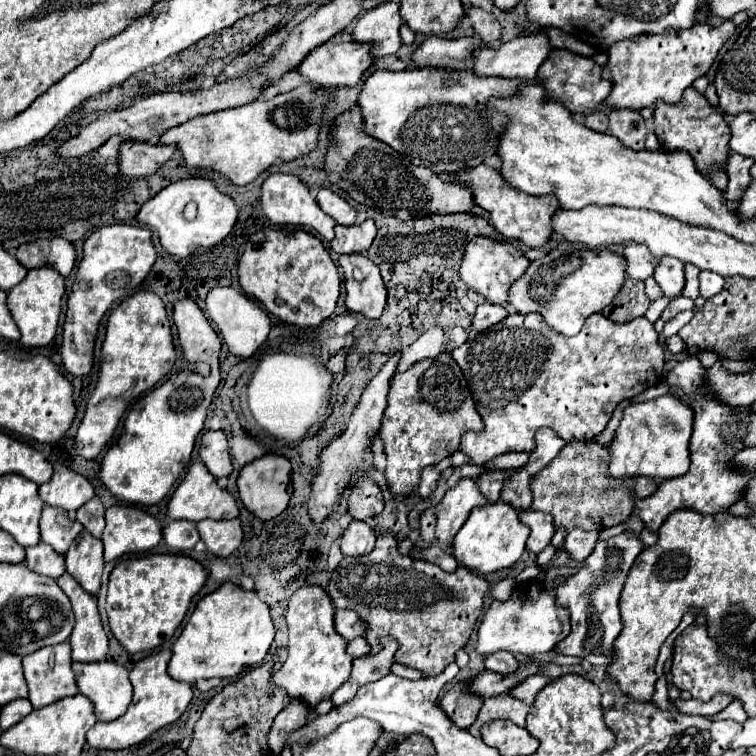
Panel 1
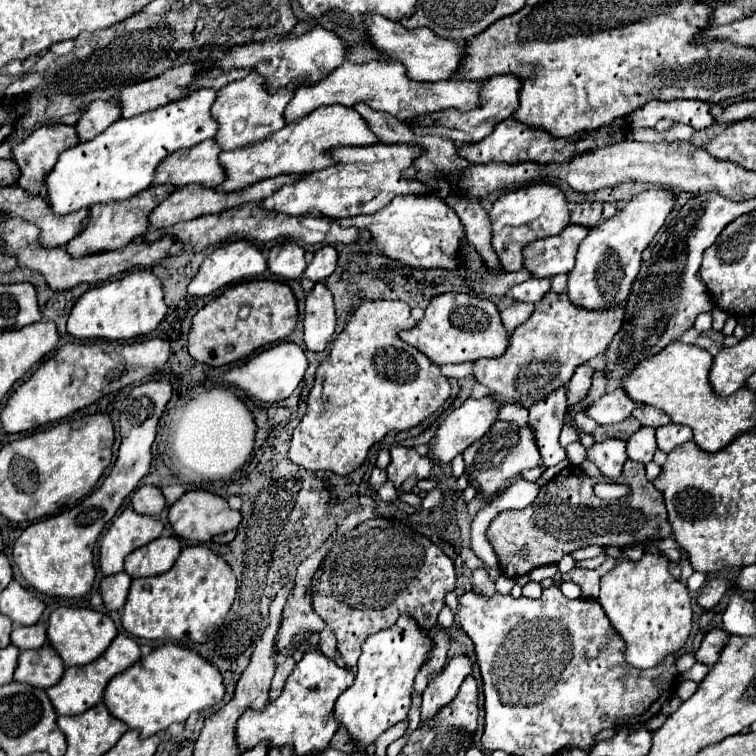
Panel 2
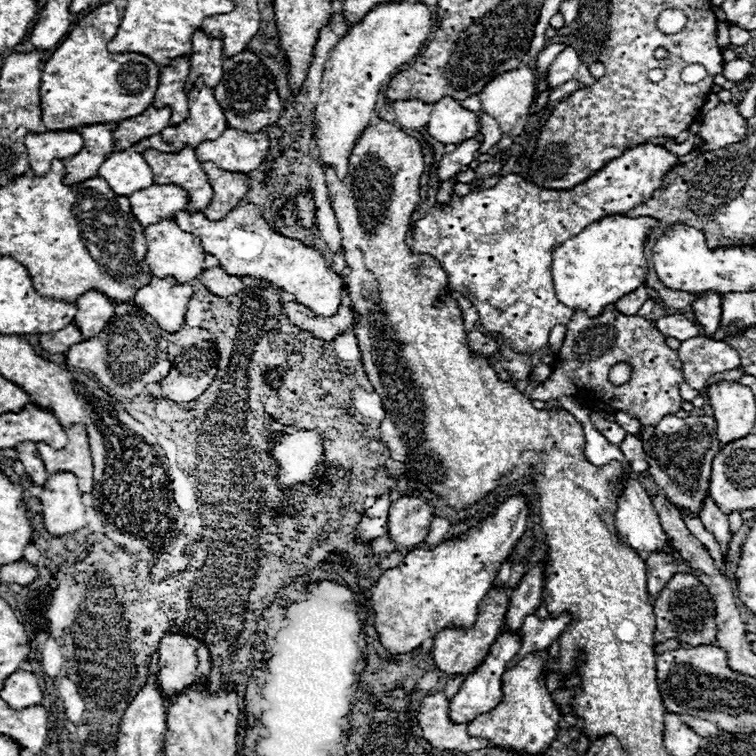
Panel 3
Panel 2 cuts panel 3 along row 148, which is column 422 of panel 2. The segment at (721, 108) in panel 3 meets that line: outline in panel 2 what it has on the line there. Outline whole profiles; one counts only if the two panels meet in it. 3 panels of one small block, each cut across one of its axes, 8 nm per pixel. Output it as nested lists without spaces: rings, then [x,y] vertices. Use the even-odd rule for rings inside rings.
[[[456,654],[448,660],[446,668],[430,682],[422,694],[422,718],[432,718],[442,706],[450,704],[458,694],[462,680],[472,672],[472,660],[466,654]]]

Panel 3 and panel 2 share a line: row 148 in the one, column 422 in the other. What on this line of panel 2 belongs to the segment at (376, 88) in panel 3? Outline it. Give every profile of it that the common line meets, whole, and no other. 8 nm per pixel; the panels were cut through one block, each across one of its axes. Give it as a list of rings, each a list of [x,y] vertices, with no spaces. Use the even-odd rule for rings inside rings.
[[[446,292],[436,296],[428,304],[424,318],[414,328],[402,330],[400,338],[440,366],[476,362],[480,358],[498,358],[508,348],[508,332],[500,322],[494,302],[466,292]]]

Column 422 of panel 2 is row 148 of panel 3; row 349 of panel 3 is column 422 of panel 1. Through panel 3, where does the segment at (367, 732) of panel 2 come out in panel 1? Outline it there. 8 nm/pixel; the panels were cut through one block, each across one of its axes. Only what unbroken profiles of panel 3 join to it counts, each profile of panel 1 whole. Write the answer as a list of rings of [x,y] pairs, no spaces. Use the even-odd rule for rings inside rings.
[[[428,508],[422,512],[420,516],[420,538],[430,544],[434,542],[434,524],[436,524],[436,510],[434,508]]]

